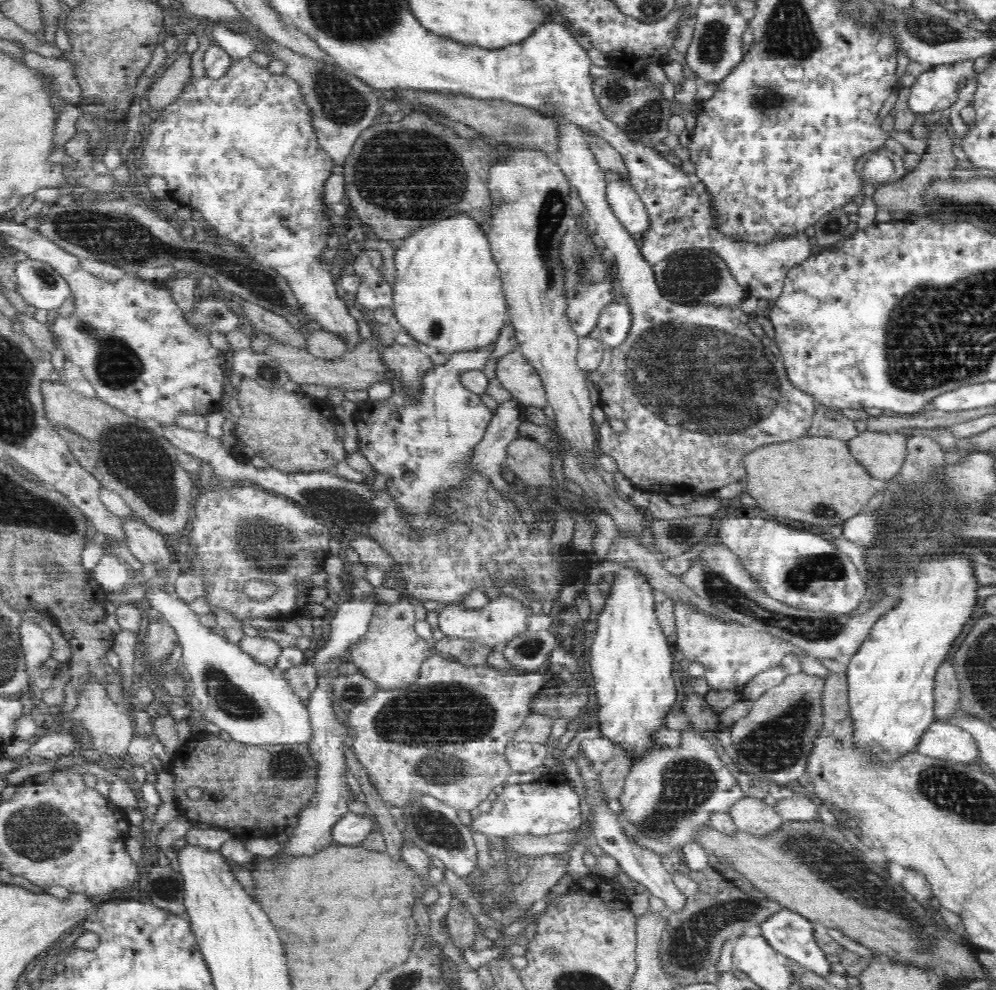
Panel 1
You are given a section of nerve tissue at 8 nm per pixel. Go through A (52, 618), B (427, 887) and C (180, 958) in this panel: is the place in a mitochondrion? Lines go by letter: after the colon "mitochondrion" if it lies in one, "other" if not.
A: other
B: other
C: other

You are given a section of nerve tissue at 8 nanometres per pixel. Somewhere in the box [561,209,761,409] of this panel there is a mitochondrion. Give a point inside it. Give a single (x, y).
(694, 276)

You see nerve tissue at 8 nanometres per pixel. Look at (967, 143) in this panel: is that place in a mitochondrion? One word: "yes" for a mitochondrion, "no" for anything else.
no

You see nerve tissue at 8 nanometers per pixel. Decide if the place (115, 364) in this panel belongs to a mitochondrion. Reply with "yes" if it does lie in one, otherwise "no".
yes

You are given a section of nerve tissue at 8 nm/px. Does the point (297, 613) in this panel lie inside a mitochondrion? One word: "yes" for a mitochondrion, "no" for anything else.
no

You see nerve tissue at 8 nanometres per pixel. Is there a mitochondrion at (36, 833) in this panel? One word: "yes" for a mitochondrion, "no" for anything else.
yes

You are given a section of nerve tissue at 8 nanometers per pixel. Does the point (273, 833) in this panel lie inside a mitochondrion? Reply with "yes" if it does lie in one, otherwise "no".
no

